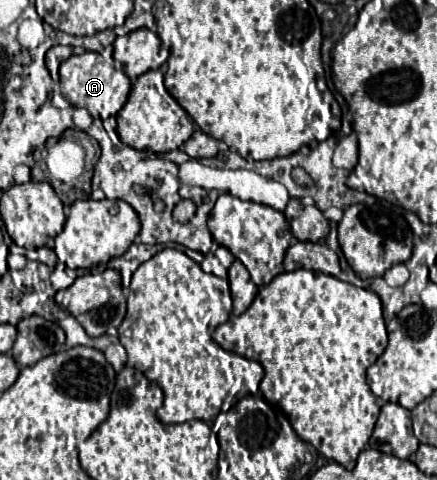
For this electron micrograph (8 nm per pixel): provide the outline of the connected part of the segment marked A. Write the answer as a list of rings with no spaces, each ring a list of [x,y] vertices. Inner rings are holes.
[[[113,45],[101,52],[86,51],[82,55],[72,55],[60,65],[60,91],[66,101],[74,107],[84,107],[94,119],[114,117],[126,103],[130,93],[130,79],[124,71],[116,69],[113,59]]]

